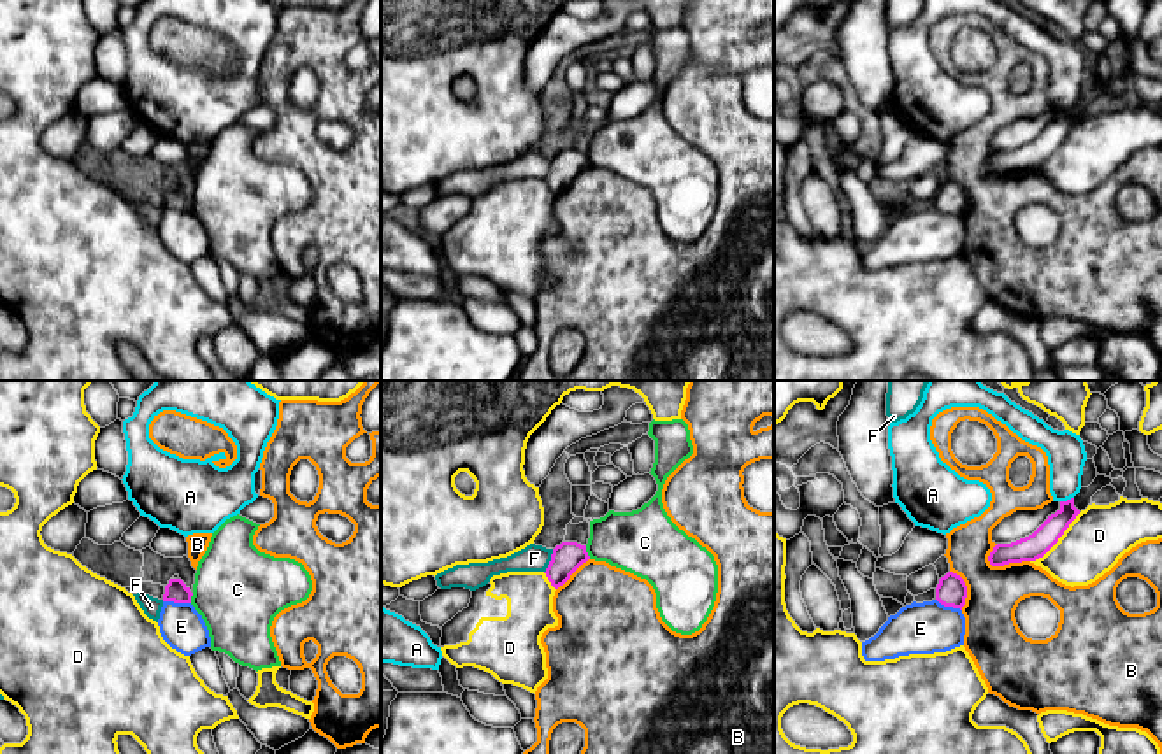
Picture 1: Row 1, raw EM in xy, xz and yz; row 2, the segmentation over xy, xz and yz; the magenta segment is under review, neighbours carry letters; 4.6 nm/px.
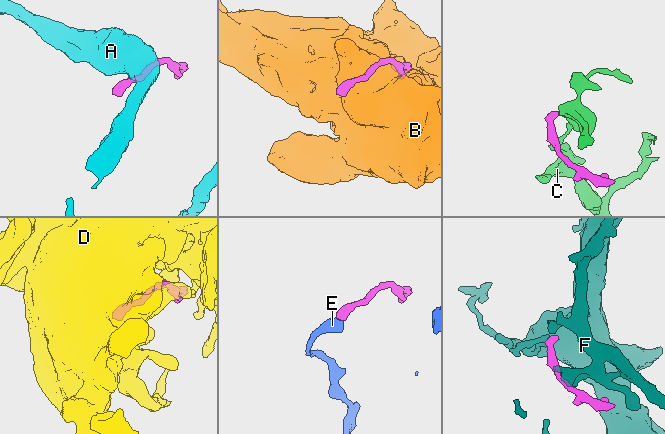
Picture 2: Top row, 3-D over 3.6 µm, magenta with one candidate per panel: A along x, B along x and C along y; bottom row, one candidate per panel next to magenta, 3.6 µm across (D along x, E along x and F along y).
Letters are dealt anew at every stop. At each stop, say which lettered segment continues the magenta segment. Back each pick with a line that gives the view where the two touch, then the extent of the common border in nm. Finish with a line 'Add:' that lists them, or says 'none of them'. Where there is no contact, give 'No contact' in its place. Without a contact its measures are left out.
Add: none of them

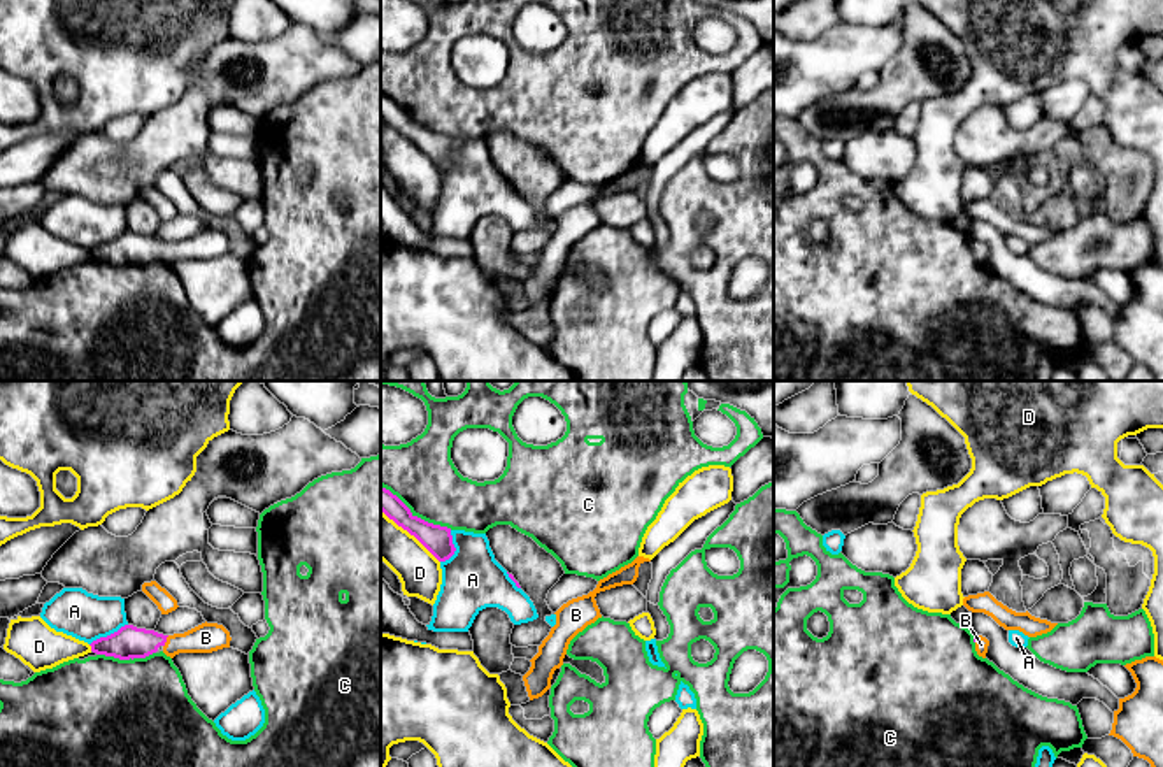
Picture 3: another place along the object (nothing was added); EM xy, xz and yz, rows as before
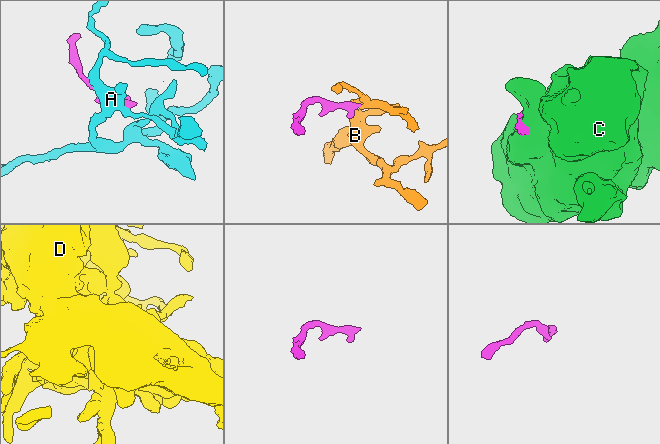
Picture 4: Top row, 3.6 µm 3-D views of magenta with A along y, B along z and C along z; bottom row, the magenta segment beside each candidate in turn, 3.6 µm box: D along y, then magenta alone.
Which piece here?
B: Touches magenta in xy. Shared border 60 nm
Add: B

